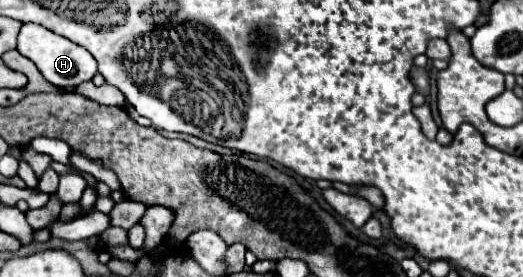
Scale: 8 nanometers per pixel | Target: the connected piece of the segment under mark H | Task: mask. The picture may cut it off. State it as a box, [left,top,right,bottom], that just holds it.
[16,23,98,87]

